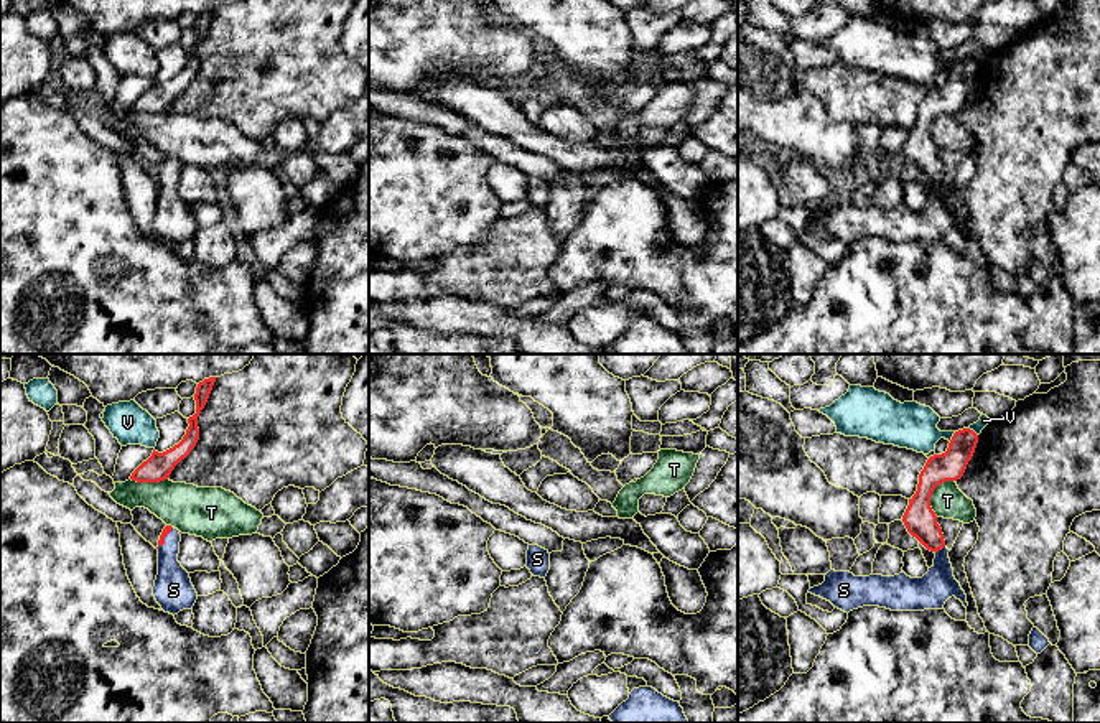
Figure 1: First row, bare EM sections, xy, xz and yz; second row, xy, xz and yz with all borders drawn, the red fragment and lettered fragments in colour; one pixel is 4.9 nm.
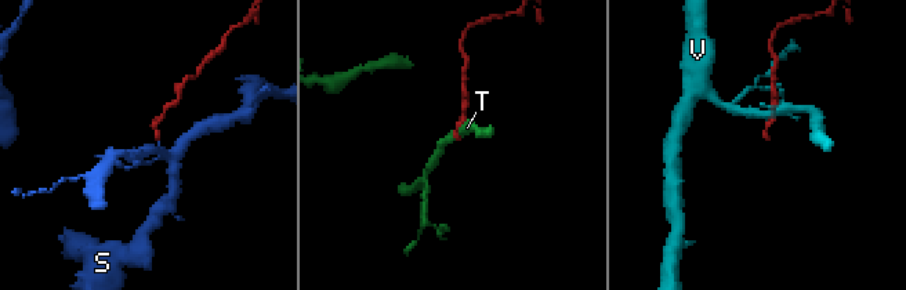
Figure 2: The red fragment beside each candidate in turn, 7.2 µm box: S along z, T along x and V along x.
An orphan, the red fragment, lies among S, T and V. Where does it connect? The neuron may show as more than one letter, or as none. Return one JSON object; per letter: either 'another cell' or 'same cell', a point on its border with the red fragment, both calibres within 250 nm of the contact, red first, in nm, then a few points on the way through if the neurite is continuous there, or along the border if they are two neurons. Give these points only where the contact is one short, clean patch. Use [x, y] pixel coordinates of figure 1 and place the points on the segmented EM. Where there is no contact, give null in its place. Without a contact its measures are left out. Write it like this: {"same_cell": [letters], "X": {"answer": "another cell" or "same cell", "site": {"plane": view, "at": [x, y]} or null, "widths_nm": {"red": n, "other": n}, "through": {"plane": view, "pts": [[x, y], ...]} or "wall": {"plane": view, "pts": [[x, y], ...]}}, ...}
{"same_cell": ["S"], "S": {"answer": "same cell", "site": {"plane": "yz", "at": [939, 549]}, "widths_nm": {"red": 160, "other": 170}, "through": {"plane": "yz", "pts": [[919, 519], [939, 549], [941, 577], [931, 592]]}}, "T": {"answer": "another cell", "site": {"plane": "yz", "at": [932, 491]}, "widths_nm": {"red": 160, "other": 170}}, "V": {"answer": "another cell", "site": {"plane": "yz", "at": [974, 432]}, "widths_nm": {"red": 140, "other": 50}, "wall": {"plane": "yz", "pts": [[969, 427], [977, 435]]}}}

